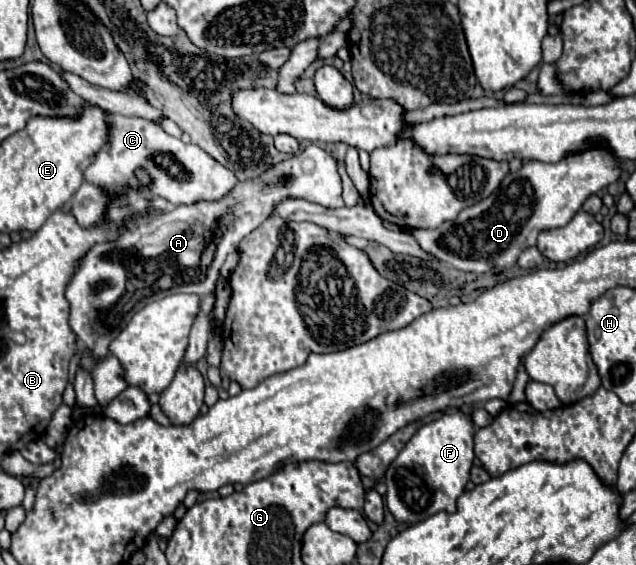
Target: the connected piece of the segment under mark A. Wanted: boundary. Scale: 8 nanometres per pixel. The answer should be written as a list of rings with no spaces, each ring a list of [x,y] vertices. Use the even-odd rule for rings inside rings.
[[[311,144],[303,148],[303,152],[267,168],[259,178],[249,178],[247,182],[237,182],[231,188],[231,194],[219,198],[219,202],[195,202],[191,206],[171,206],[163,214],[155,214],[151,220],[139,220],[129,230],[123,230],[117,242],[95,244],[87,256],[81,260],[81,266],[73,274],[65,296],[71,302],[71,328],[97,358],[109,354],[109,344],[117,338],[117,334],[127,326],[135,312],[139,312],[145,304],[165,298],[169,294],[185,292],[205,296],[215,290],[215,280],[229,252],[235,252],[239,242],[255,230],[279,202],[287,198],[303,198],[325,208],[343,208],[341,198],[341,178],[337,174],[335,160],[319,146]]]

